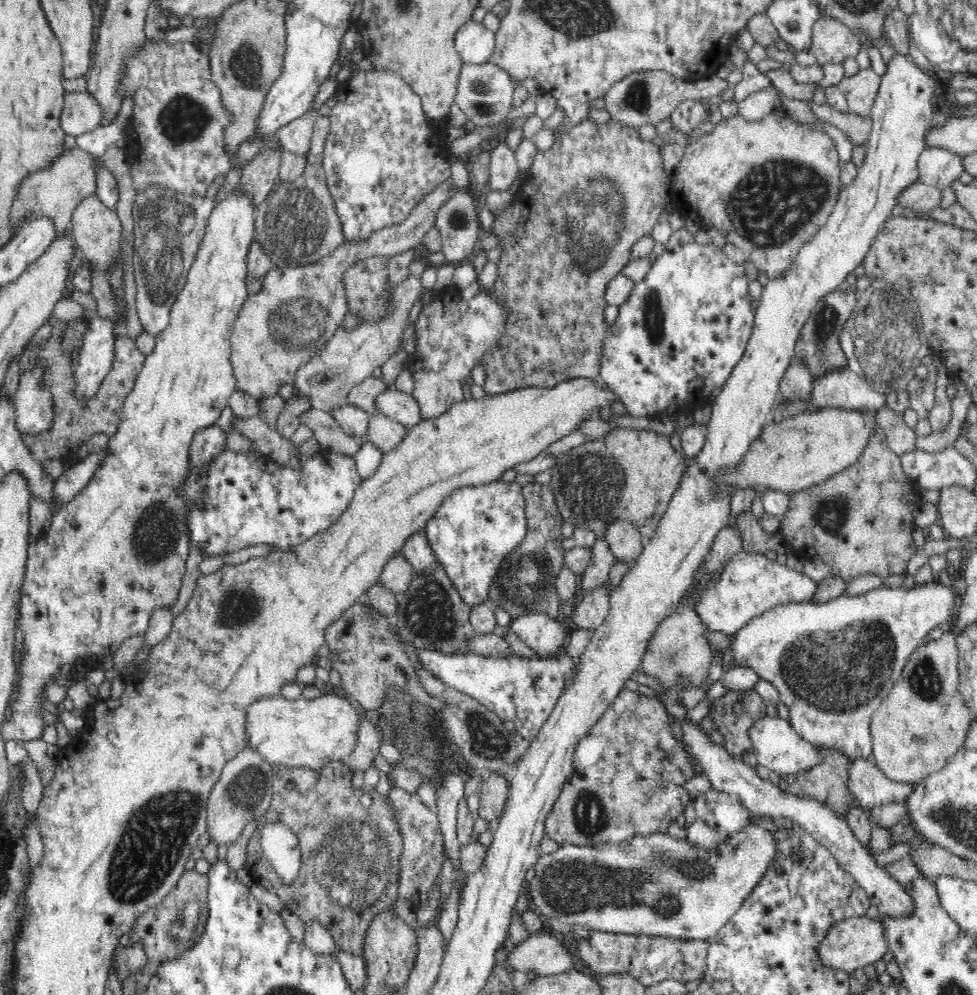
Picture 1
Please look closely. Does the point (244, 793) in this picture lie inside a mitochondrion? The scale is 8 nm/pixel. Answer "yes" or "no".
yes

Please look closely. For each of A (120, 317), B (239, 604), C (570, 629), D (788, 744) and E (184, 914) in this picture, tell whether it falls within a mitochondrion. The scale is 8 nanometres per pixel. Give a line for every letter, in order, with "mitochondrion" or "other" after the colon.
A: other
B: mitochondrion
C: other
D: other
E: mitochondrion

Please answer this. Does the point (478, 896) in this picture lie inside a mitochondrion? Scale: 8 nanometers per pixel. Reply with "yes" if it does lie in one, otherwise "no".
no

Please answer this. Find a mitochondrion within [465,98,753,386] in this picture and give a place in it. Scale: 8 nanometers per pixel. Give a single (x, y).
(592, 221)

